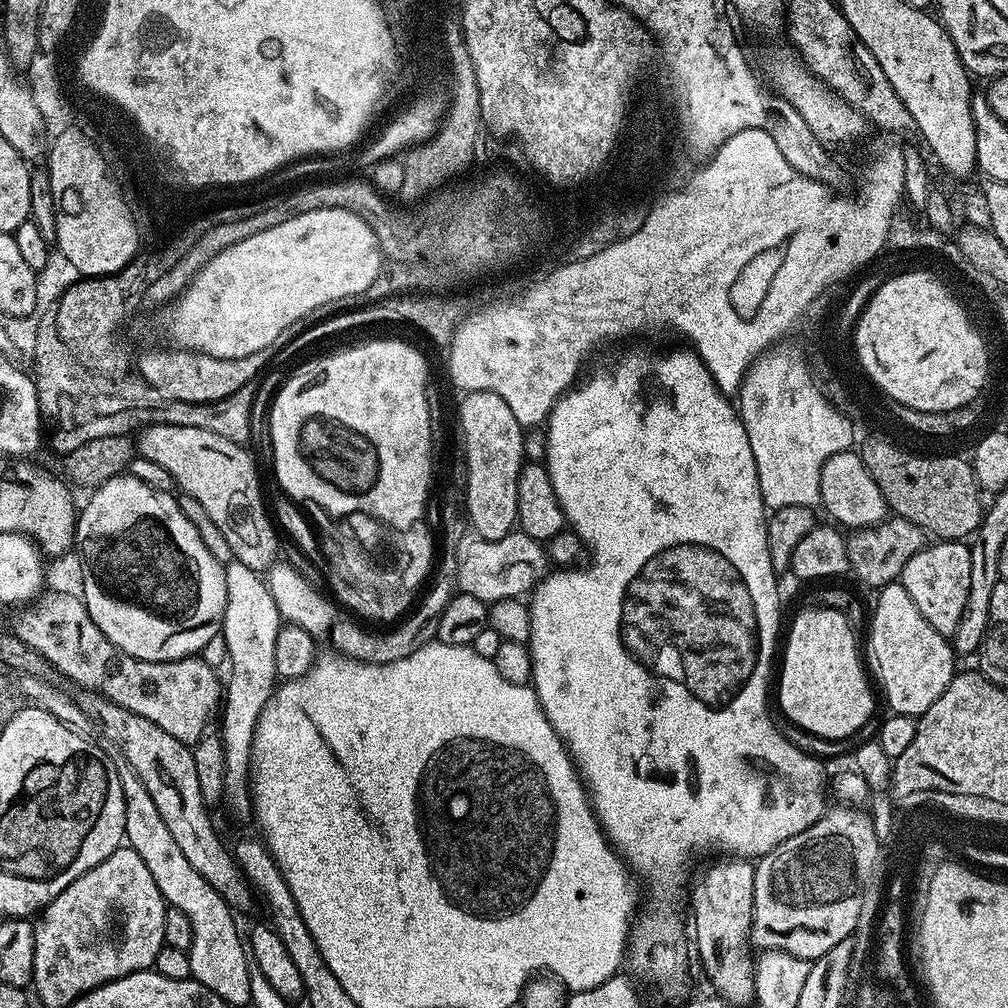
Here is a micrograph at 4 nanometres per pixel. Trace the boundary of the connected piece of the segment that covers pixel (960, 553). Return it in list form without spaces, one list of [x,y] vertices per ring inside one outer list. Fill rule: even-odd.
[[[932,542],[905,562],[898,583],[910,598],[914,598],[914,606],[918,606],[922,618],[930,622],[938,634],[952,638],[964,618],[963,611],[970,592],[970,568],[971,547],[967,543]]]

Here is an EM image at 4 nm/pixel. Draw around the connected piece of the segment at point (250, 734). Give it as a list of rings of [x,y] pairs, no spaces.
[[[232,562],[225,567],[224,577],[226,610],[222,641],[232,669],[228,672],[228,680],[226,676],[226,699],[222,704],[224,718],[218,722],[218,729],[225,750],[226,804],[232,807],[238,819],[244,820],[254,812],[253,797],[250,795],[252,743],[258,718],[278,684],[274,666],[274,638],[278,638],[282,619],[261,573],[250,570],[250,566]]]

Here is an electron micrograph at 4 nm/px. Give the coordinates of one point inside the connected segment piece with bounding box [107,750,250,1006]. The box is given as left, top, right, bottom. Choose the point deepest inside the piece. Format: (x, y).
(218, 959)

